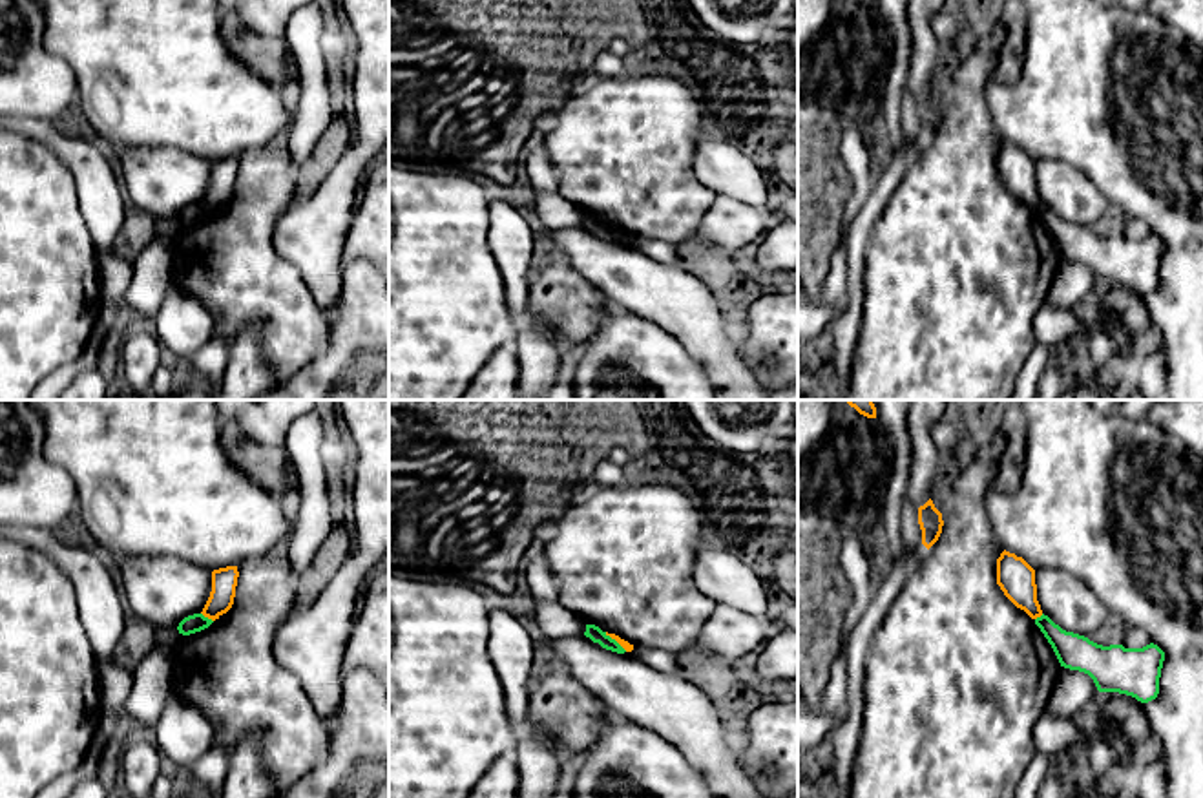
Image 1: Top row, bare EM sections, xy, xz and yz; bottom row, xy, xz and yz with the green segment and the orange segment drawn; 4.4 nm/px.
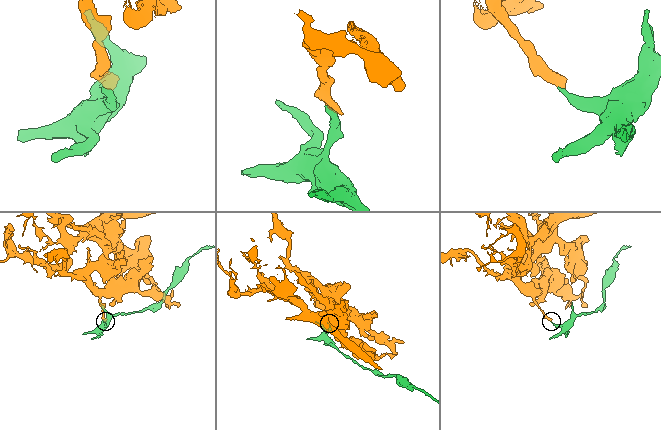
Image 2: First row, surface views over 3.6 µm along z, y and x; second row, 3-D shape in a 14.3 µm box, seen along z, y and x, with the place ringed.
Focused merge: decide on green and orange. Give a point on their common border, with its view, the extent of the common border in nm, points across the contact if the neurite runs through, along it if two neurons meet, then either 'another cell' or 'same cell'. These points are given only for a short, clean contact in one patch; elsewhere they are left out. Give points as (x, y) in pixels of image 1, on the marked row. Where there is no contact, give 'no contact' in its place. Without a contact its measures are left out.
xy (207, 618) | 70 nm | along xy (201, 612), (212, 621) | another cell

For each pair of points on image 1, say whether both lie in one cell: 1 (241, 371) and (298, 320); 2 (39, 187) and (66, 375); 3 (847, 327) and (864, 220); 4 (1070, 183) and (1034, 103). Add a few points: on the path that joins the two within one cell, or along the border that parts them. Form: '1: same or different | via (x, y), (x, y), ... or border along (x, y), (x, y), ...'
1: different | border along (254, 318), (265, 324), (265, 360), (274, 380)
2: different | border along (94, 335), (73, 360), (41, 380)
3: same | via (855, 300), (857, 247)
4: different | border along (1035, 159), (1063, 159), (1096, 185)

